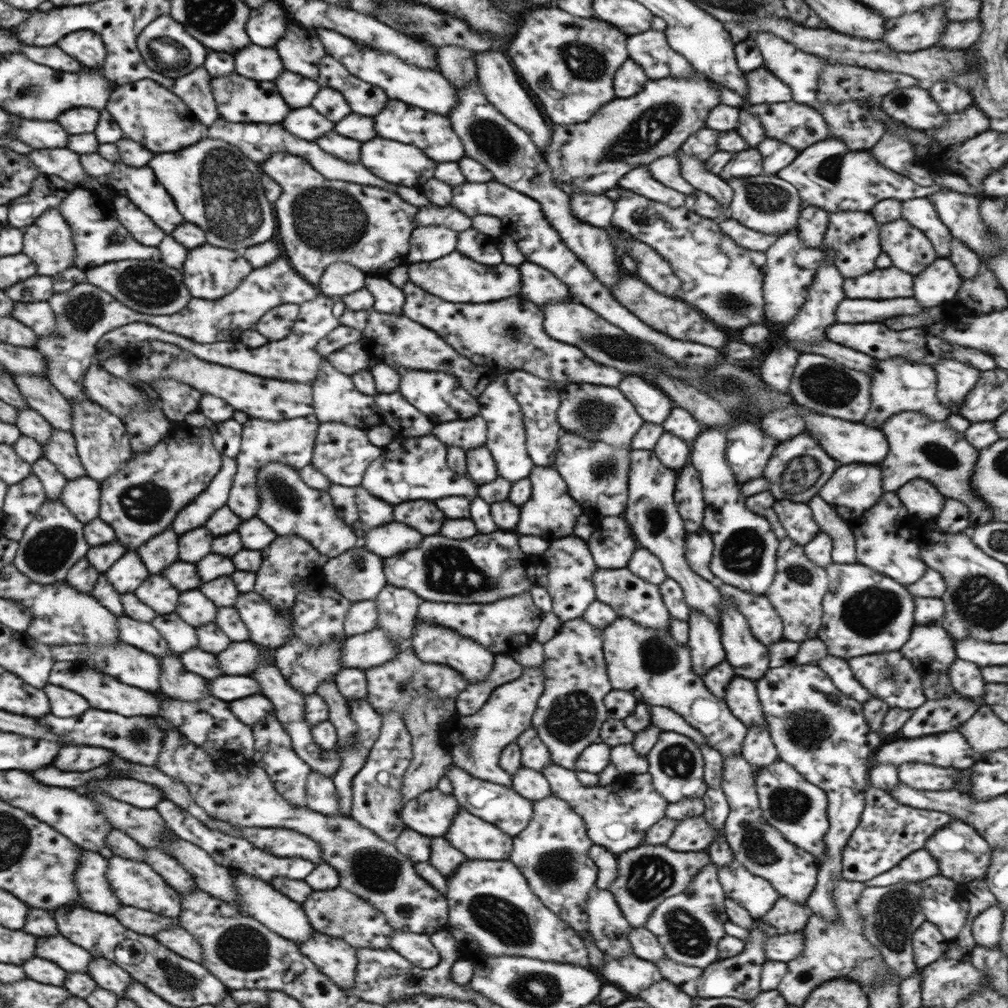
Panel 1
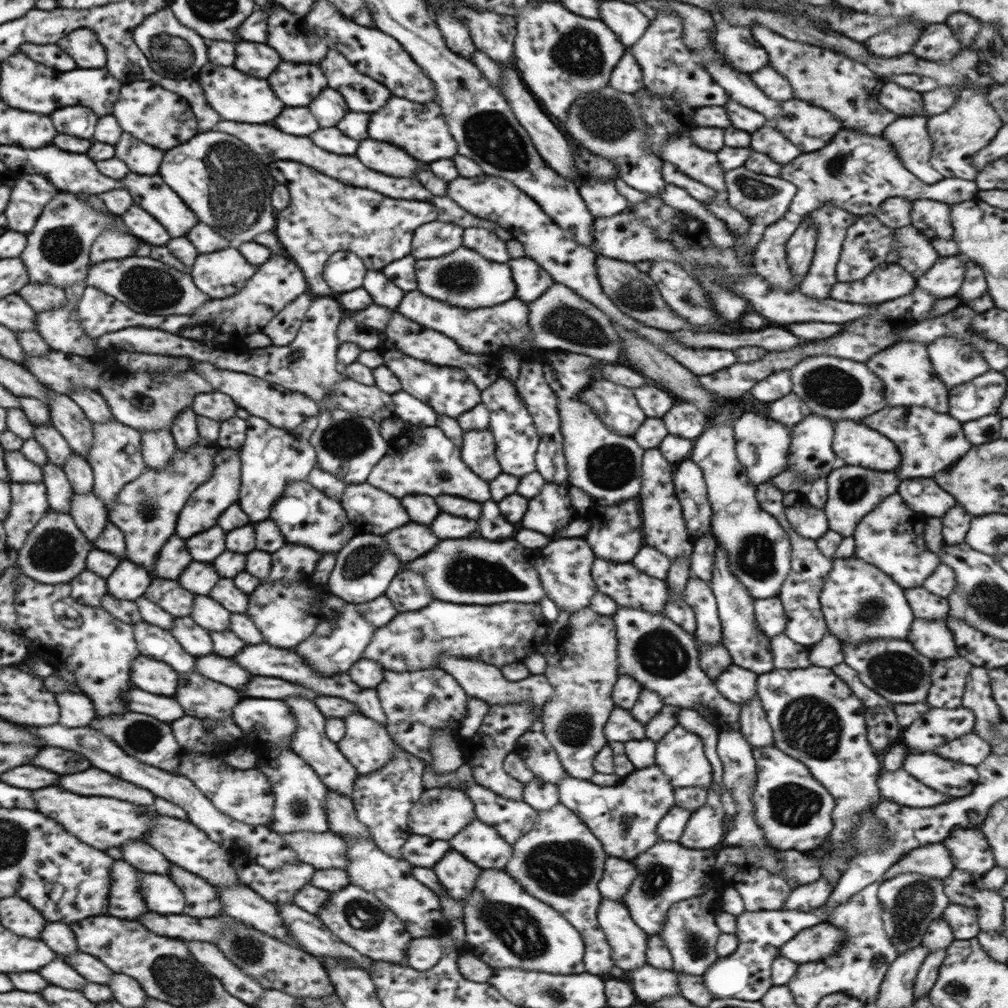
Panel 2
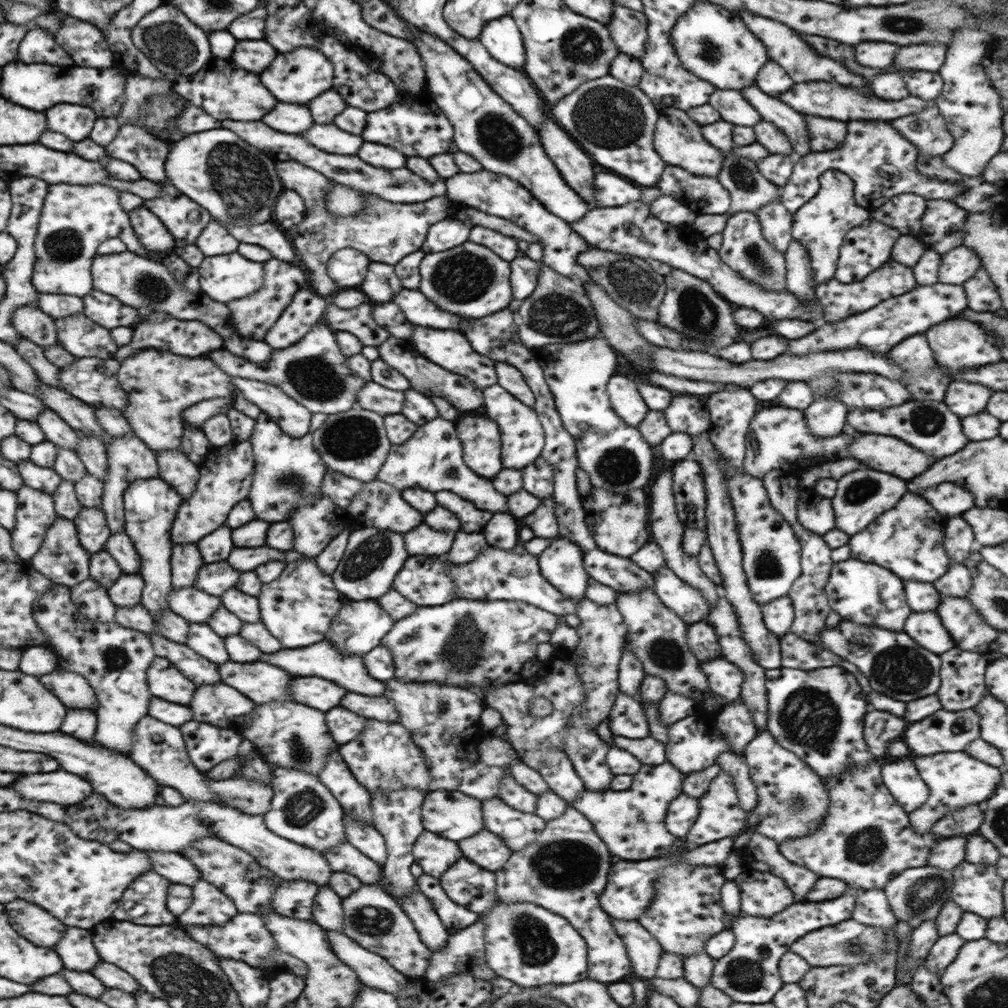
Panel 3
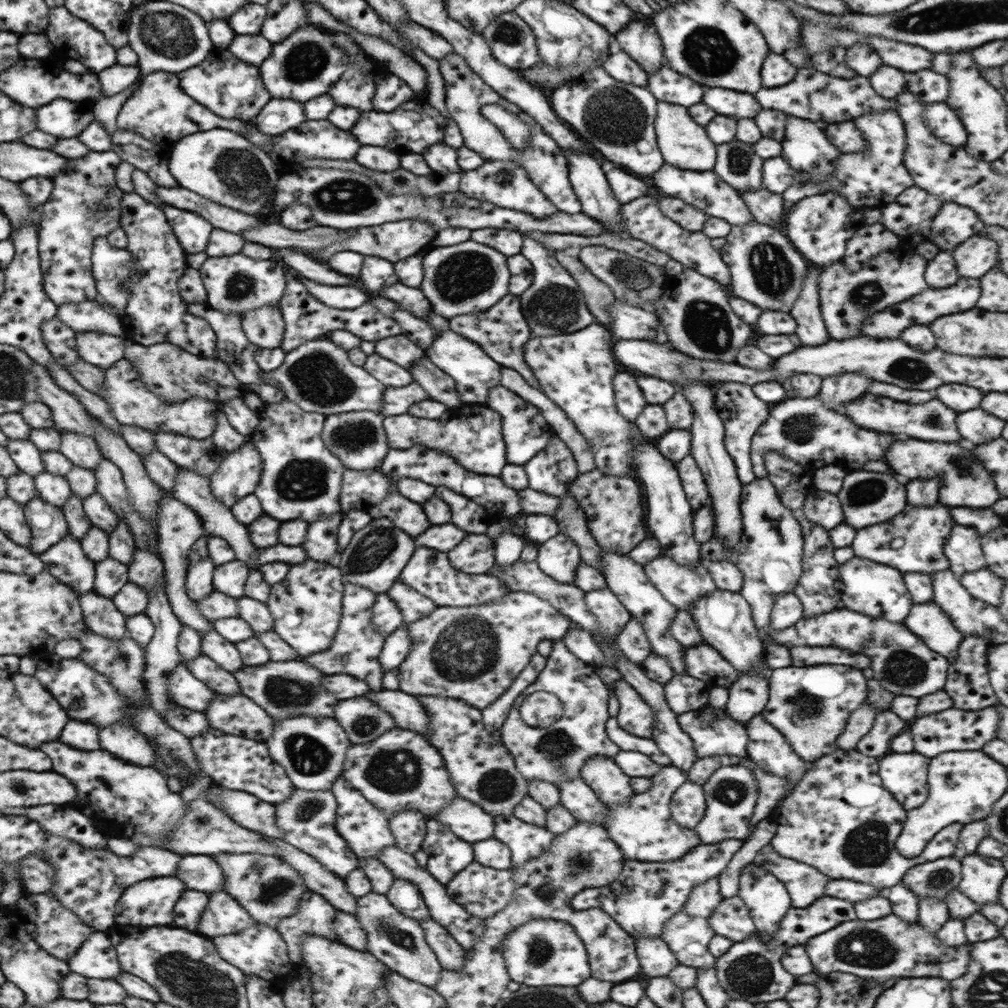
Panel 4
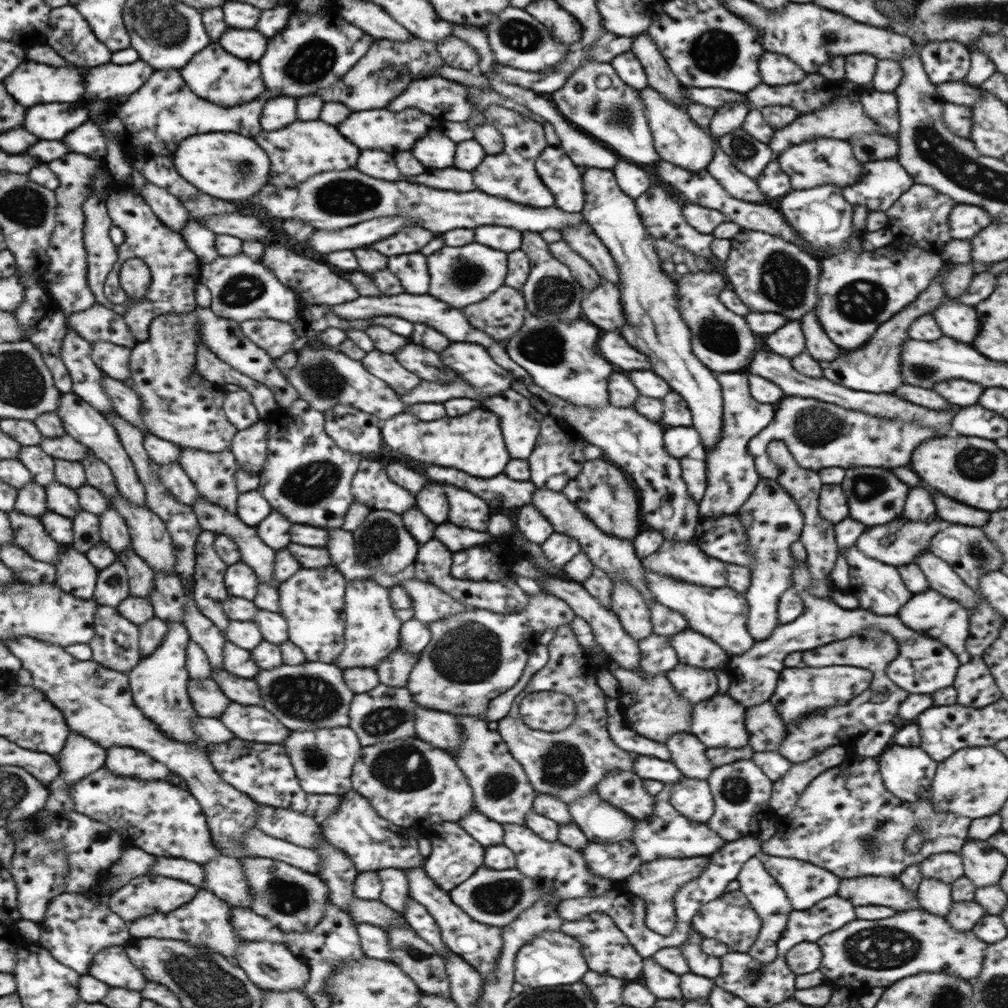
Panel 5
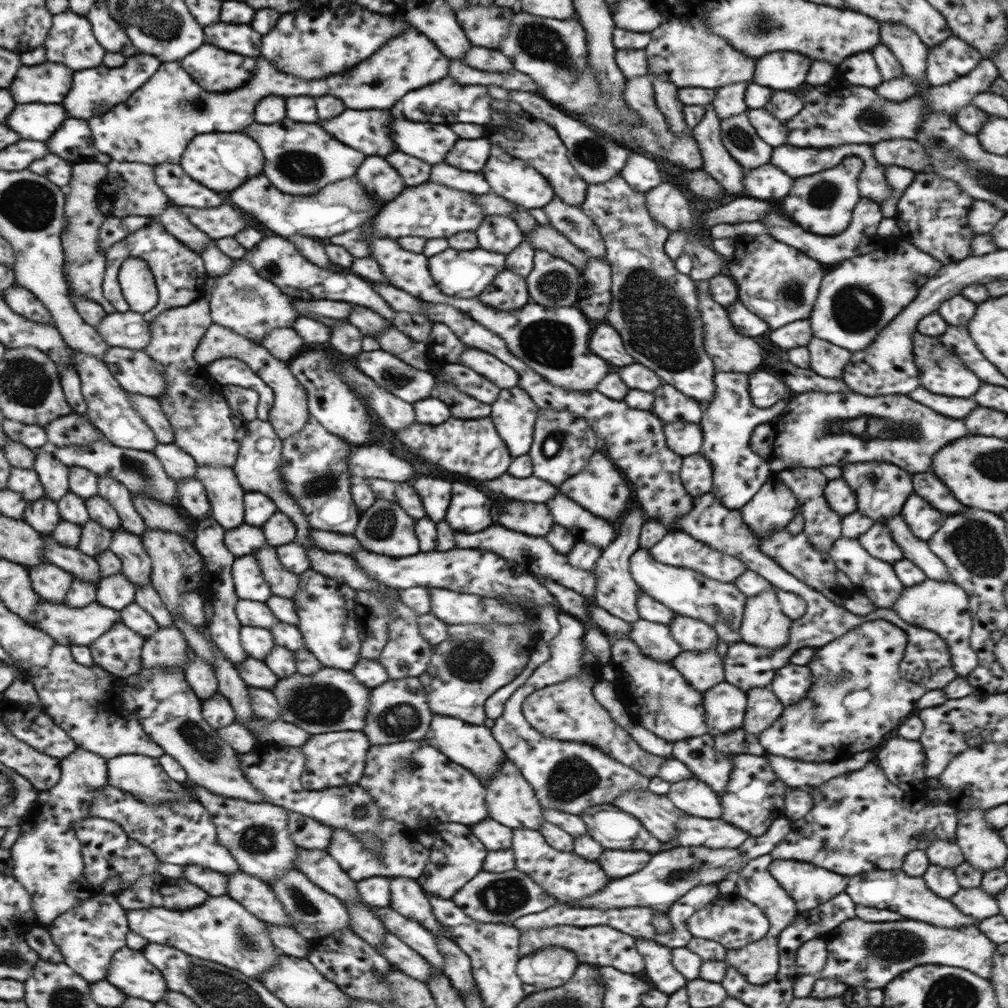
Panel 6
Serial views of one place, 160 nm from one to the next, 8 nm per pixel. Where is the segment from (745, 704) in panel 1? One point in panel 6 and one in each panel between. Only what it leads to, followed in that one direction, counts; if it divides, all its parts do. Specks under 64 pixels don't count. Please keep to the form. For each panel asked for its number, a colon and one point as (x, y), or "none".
2: (738, 685)
3: (725, 679)
4: (703, 662)
5: (692, 648)
6: (693, 635)

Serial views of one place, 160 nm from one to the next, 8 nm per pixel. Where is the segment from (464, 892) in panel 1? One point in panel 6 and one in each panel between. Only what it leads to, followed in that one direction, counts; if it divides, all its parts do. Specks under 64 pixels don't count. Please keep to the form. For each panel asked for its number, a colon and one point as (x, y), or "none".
2: (505, 927)
3: (525, 943)
4: (541, 952)
5: (552, 959)
6: (550, 967)

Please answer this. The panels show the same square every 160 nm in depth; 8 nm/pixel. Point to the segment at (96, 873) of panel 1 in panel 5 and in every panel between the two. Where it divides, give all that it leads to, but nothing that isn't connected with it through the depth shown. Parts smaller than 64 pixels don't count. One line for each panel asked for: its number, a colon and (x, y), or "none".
2: (125, 901)
3: (143, 902)
4: (150, 902)
5: (143, 895)

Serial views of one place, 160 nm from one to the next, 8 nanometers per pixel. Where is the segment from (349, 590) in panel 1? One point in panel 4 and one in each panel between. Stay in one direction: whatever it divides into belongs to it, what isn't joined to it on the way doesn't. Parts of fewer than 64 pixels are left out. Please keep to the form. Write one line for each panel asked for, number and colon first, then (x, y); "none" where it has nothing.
2: (365, 567)
3: (373, 557)
4: (376, 555)

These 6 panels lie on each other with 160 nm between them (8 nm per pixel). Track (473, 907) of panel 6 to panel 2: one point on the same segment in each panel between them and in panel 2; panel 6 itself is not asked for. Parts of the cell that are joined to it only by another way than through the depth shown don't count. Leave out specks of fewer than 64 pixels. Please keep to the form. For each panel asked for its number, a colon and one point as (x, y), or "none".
2: (454, 870)
3: (466, 883)
4: (483, 891)
5: (495, 897)

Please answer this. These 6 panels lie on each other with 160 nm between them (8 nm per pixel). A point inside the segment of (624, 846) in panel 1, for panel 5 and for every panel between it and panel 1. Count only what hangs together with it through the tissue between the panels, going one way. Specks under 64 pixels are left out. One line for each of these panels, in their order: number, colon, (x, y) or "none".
2: (624, 817)
3: (631, 822)
4: (643, 827)
5: (666, 834)

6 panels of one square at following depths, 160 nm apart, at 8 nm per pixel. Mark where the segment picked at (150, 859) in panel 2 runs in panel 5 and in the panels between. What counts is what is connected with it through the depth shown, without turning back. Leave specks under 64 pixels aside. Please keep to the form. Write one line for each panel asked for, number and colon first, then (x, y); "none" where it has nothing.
3: (178, 869)
4: (200, 872)
5: (224, 876)

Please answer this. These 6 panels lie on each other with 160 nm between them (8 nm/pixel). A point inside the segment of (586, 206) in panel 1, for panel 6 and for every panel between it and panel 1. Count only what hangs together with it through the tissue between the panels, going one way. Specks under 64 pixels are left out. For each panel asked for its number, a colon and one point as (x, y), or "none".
2: (603, 199)
3: (610, 191)
4: (626, 187)
5: (632, 178)
6: (641, 172)

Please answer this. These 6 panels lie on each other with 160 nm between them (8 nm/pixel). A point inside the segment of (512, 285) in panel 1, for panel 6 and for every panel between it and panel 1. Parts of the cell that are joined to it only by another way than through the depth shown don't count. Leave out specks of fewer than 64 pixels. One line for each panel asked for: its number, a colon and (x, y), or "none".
2: (463, 278)
3: (470, 281)
4: (469, 277)
5: (460, 276)
6: (466, 274)

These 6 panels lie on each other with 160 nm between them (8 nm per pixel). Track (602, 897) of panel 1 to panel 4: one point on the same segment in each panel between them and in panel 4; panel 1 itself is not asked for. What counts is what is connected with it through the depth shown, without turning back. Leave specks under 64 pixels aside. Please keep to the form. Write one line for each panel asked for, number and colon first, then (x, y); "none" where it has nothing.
2: (628, 941)
3: (644, 951)
4: (656, 959)

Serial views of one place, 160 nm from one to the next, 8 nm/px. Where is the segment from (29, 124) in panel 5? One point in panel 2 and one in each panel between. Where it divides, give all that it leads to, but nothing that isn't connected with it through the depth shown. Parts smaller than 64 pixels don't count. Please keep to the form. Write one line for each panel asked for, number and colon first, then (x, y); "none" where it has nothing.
2: (81, 122)
3: (63, 118)
4: (60, 118)

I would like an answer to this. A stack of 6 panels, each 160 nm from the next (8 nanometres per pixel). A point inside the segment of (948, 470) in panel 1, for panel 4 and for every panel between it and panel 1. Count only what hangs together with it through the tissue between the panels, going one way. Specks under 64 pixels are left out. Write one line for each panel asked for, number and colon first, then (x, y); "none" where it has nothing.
2: (929, 442)
3: (927, 425)
4: (933, 421)

